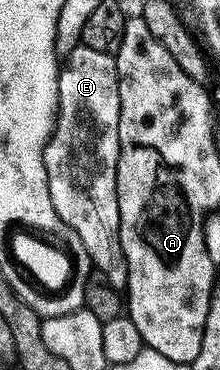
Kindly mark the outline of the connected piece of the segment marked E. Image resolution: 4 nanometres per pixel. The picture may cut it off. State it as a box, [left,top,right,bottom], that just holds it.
[43,43,127,287]

